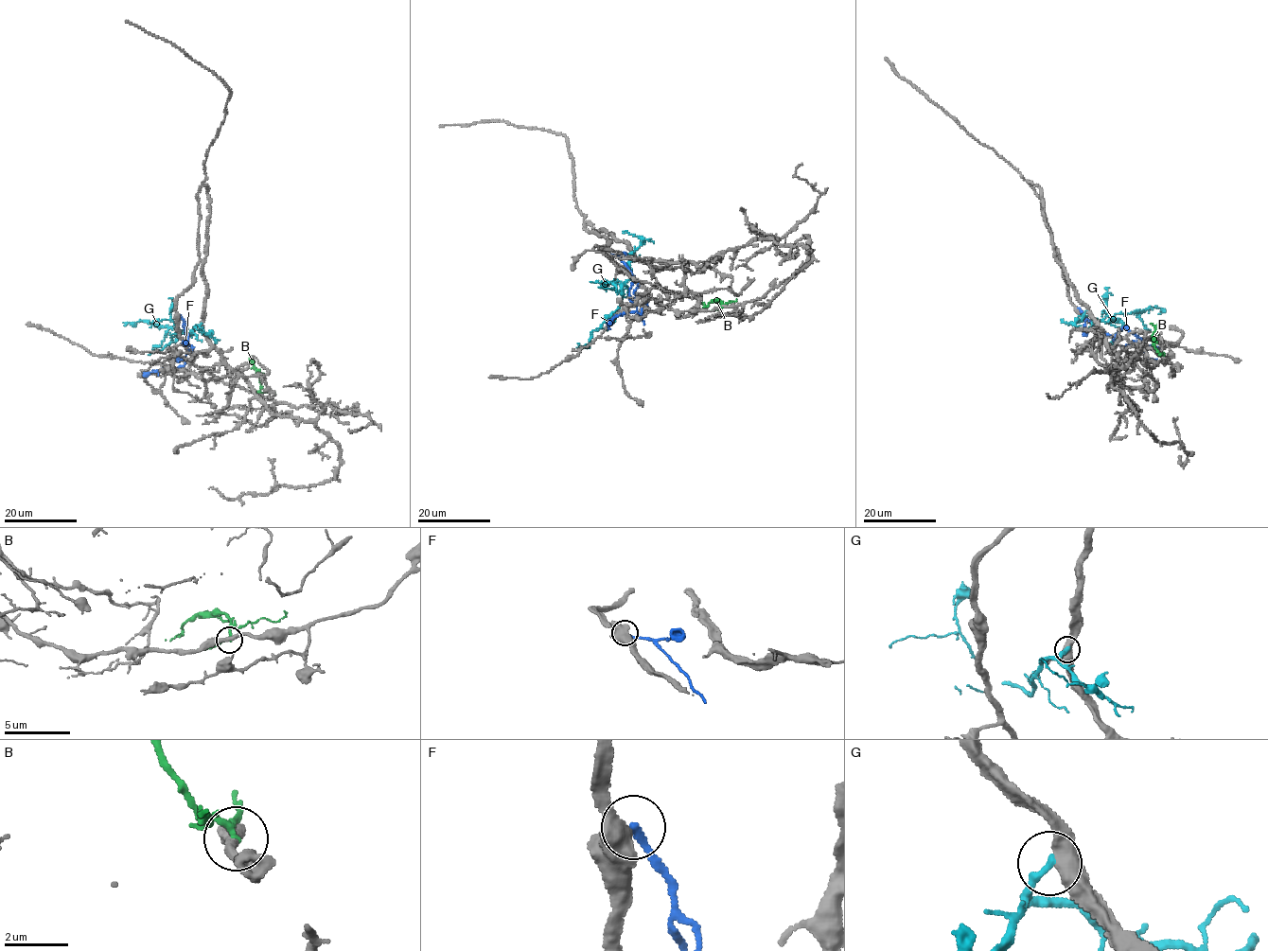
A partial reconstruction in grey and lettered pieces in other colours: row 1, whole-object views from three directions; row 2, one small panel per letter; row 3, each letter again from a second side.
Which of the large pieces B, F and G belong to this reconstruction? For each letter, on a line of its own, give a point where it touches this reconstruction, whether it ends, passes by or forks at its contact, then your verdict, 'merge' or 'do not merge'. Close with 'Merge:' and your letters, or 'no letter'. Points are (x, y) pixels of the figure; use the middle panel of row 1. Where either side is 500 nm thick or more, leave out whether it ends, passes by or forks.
B: contact (721, 308); it passes by; do not merge
F: contact (608, 254); it ends; do not merge
G: contact (634, 255); it ends; do not merge
Merge: no letter

